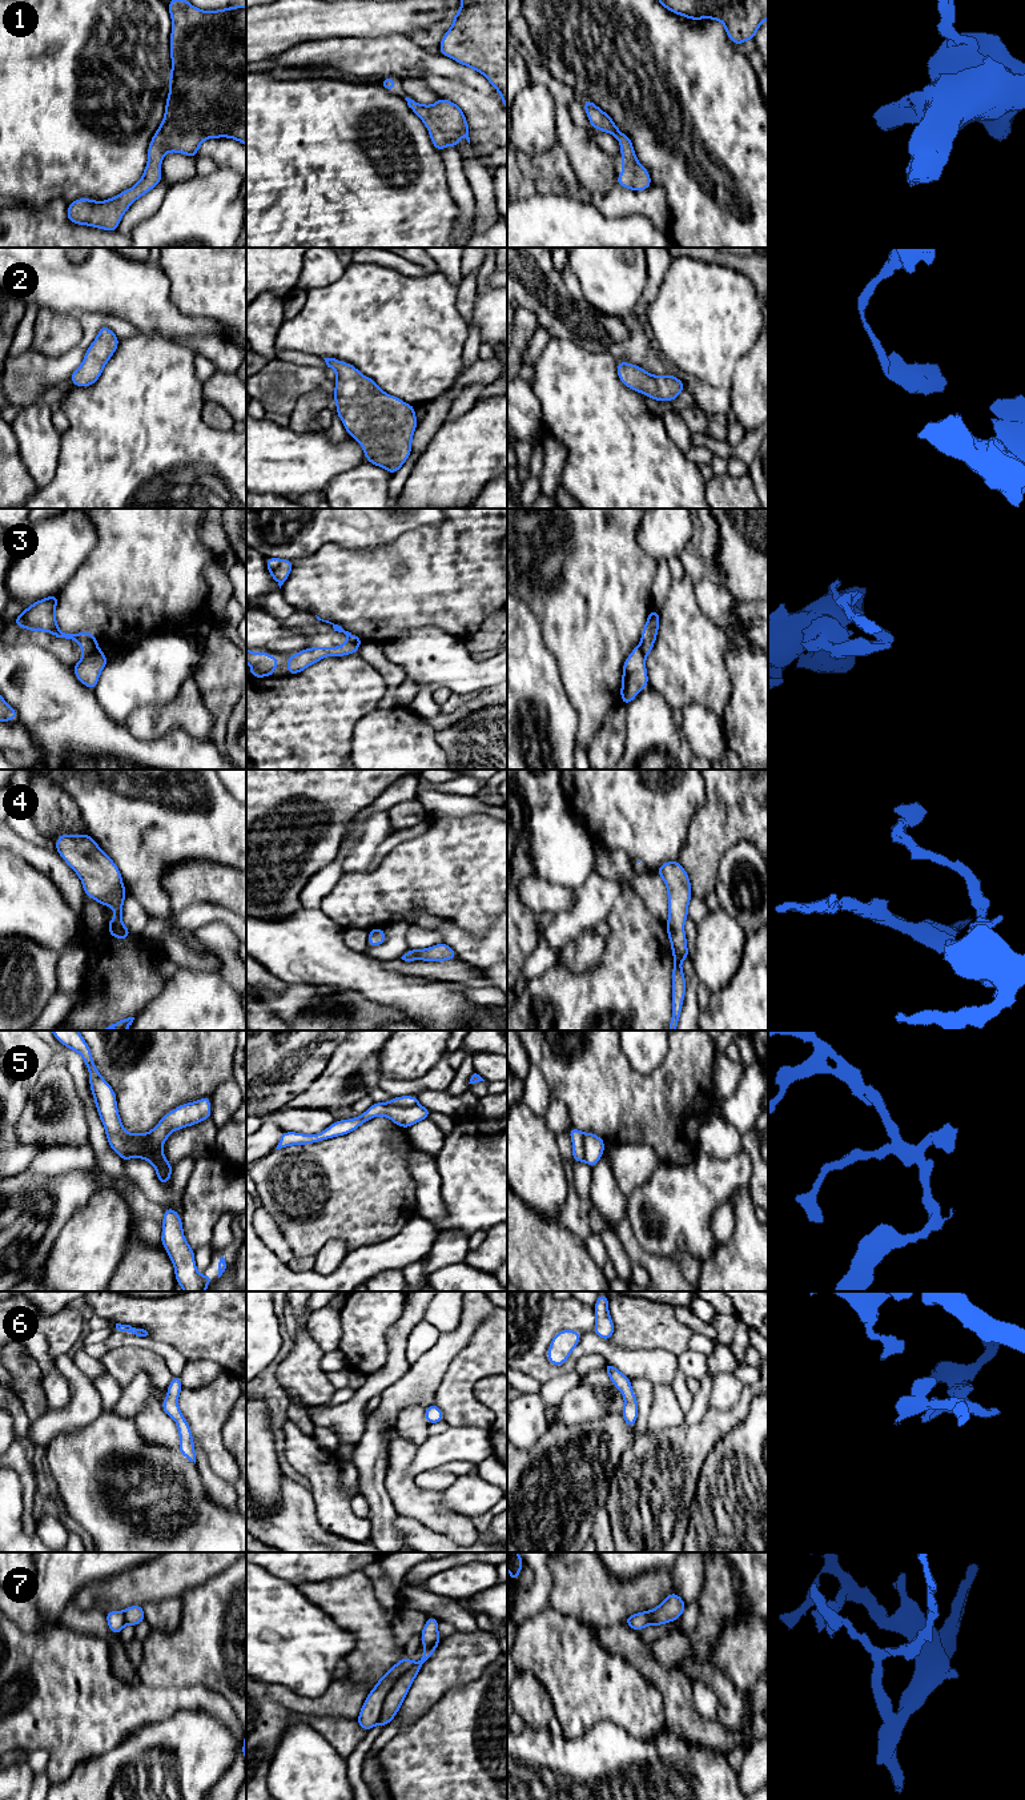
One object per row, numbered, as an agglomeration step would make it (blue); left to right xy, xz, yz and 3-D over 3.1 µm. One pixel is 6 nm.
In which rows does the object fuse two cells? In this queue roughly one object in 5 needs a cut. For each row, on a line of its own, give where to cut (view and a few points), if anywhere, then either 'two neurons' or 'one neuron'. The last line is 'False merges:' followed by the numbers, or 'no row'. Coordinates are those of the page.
1: no cut | one neuron
2: no cut | one neuron
3: xy (97, 649), (83, 657) | two neurons
4: no cut | one neuron
5: no cut | one neuron
6: no cut | one neuron
7: no cut | one neuron
False merges: 3

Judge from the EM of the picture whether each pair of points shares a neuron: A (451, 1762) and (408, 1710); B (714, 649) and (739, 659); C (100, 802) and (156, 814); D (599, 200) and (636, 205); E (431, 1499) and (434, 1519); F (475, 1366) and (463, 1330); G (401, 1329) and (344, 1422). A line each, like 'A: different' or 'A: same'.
A: different
B: different
C: same
D: same
E: same
F: different
G: same

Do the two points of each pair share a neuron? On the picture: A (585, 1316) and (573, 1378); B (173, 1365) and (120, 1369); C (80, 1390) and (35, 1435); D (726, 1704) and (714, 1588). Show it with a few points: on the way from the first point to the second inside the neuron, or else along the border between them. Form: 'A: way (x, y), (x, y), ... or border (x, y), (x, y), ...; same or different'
A: border (574, 1369), (545, 1382); different
B: border (140, 1348), (156, 1351), (173, 1374); different
C: way (77, 1405), (60, 1422), (49, 1425); same
D: way (711, 1675), (703, 1667), (703, 1640), (714, 1618); same

